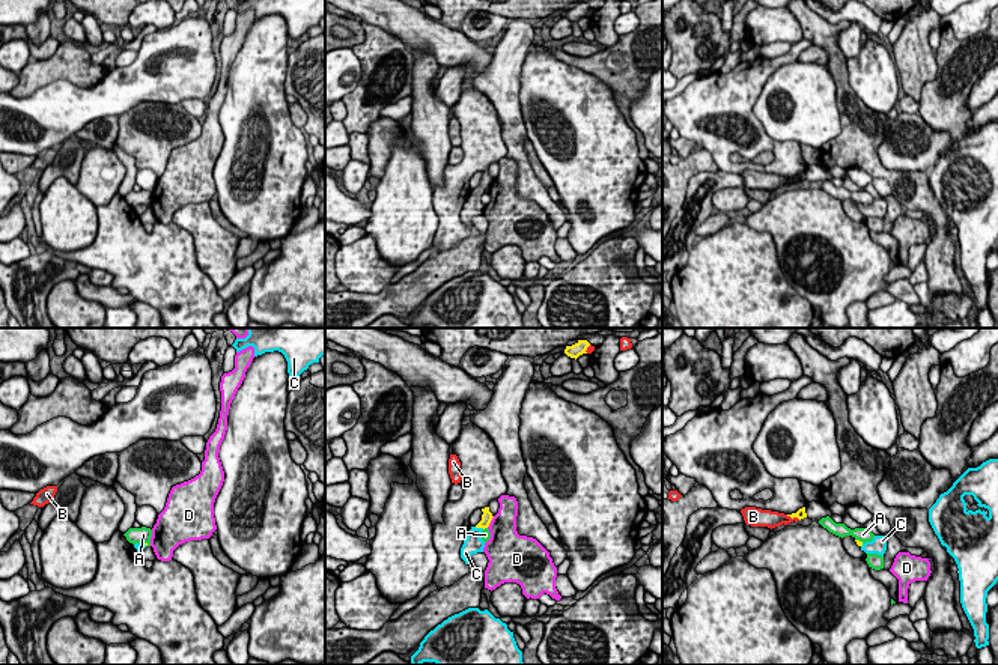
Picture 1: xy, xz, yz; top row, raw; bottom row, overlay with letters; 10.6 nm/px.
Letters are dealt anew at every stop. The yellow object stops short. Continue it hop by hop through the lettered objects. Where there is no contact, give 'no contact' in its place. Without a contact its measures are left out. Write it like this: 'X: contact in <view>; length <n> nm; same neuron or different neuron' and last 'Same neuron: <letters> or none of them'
A: contact in yz; length 100 nm; different neuron
B: contact in yz; length 170 nm; different neuron
C: contact in xz; length 110 nm; same neuron
D: contact in xz; length 150 nm; different neuron
Same neuron: C

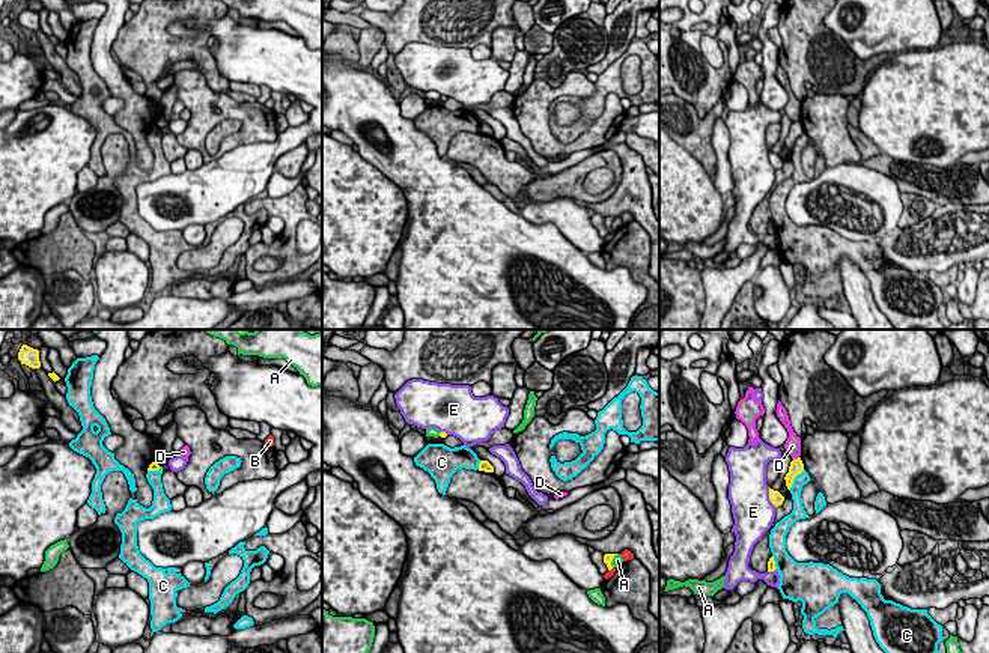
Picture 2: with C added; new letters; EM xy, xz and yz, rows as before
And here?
A: contact in xz; length 160 nm; different neuron
B: contact in xz; length 70 nm; different neuron
C: contact in yz; length 280 nm; different neuron
D: contact in yz; length 70 nm; different neuron
E: contact in yz; length 240 nm; different neuron
Same neuron: none of them

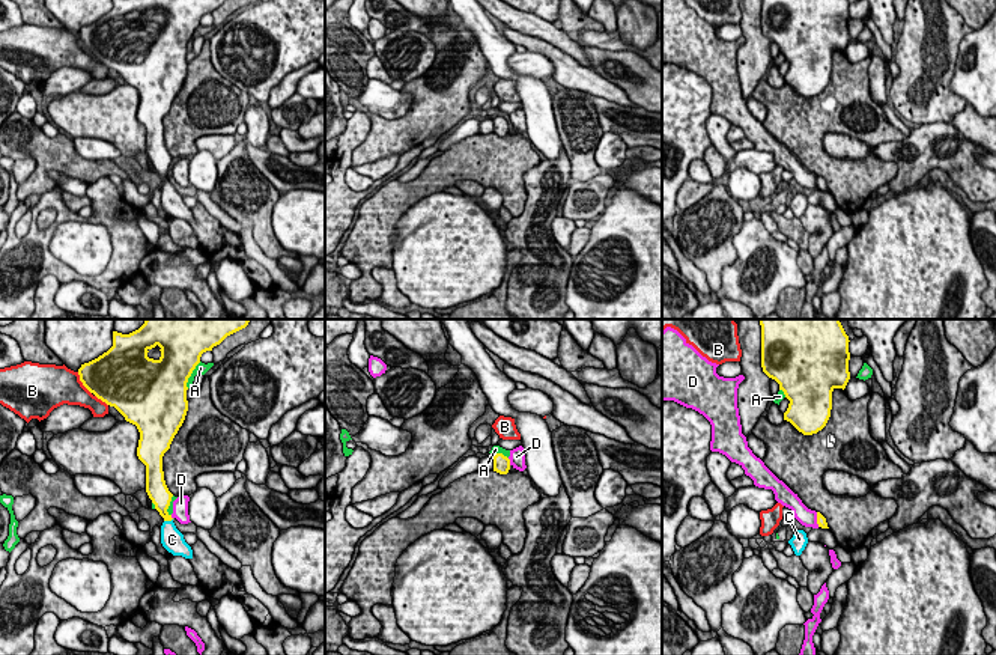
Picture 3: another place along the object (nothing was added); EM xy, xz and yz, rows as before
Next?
A: contact in xy; length 320 nm; different neuron
B: contact in xy; length 280 nm; different neuron
C: contact in xy; length 100 nm; same neuron
D: contact in xz; length 90 nm; different neuron
Same neuron: C

